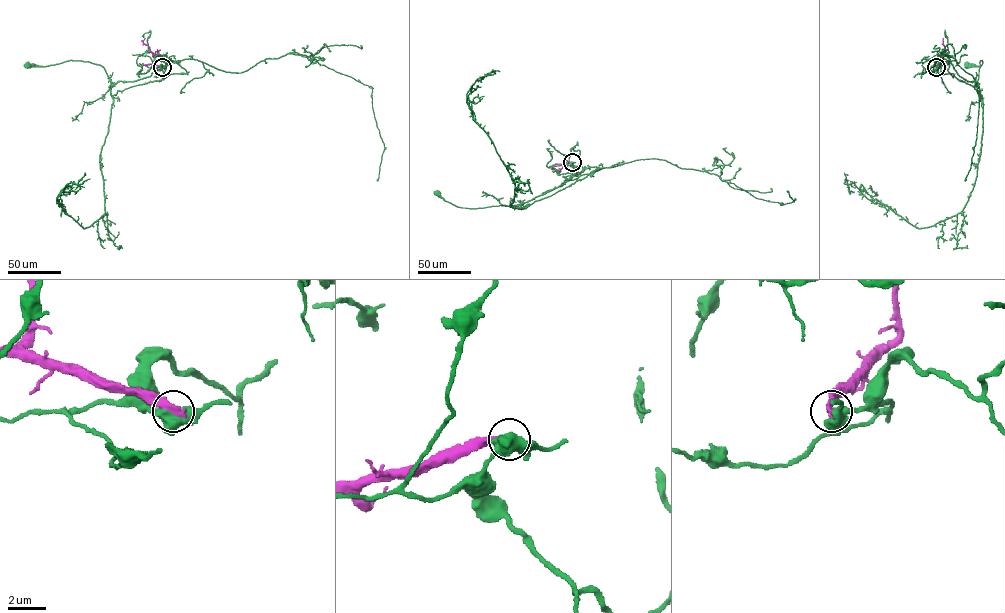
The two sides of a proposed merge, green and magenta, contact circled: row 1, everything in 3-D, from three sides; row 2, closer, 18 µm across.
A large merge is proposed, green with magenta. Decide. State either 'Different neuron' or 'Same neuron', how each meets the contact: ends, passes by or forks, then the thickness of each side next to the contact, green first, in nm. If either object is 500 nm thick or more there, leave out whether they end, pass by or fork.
Different neuron. Thickness 500 nm (green) against 440 nm

